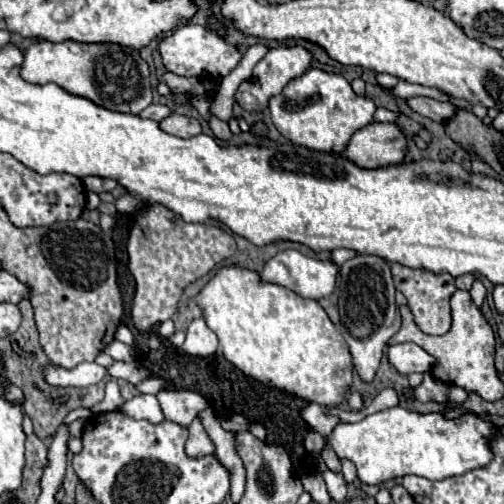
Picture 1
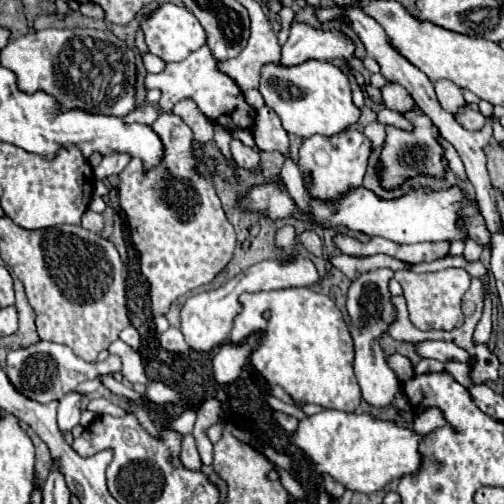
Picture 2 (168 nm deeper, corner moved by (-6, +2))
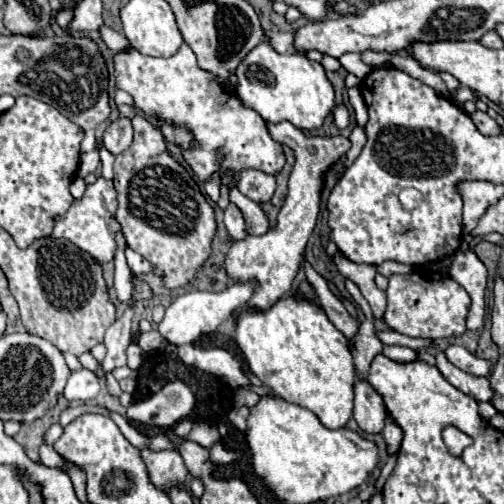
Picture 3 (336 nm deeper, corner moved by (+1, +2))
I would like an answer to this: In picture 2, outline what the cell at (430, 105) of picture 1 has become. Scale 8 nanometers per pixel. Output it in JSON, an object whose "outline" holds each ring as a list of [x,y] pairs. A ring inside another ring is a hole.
{"outline":[[[461,107],[457,113],[455,113],[455,119],[459,121],[459,125],[463,125],[465,129],[471,129],[471,131],[479,131],[485,127],[485,115],[481,115],[479,111],[473,111],[473,109],[467,109],[467,107]]]}

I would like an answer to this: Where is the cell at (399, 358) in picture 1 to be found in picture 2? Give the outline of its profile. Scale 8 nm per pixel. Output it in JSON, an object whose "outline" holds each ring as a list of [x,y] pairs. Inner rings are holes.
{"outline":[[[423,341],[417,345],[417,353],[421,357],[431,357],[437,361],[469,361],[469,353],[455,345],[453,341]]]}

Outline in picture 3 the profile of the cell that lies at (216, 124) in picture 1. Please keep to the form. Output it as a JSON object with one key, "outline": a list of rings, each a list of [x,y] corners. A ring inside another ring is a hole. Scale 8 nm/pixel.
{"outline":[[[242,169],[238,175],[238,189],[256,203],[264,203],[274,195],[276,179],[260,169]]]}

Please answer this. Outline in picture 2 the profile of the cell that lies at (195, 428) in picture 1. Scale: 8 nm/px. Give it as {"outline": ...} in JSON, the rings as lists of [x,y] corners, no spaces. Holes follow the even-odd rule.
{"outline":[[[185,435],[185,437],[183,437],[179,461],[181,461],[181,465],[183,465],[185,469],[191,469],[191,471],[201,469],[201,459],[199,459],[199,451],[197,451],[197,447],[195,447],[193,435]]]}

